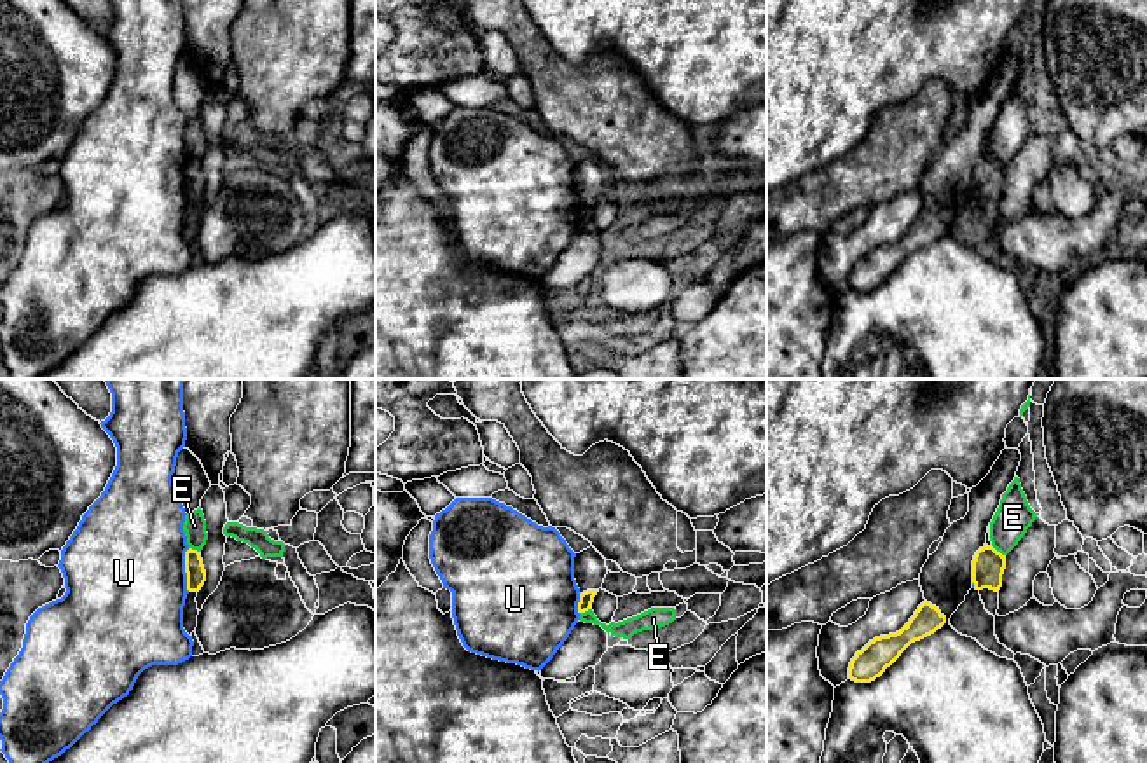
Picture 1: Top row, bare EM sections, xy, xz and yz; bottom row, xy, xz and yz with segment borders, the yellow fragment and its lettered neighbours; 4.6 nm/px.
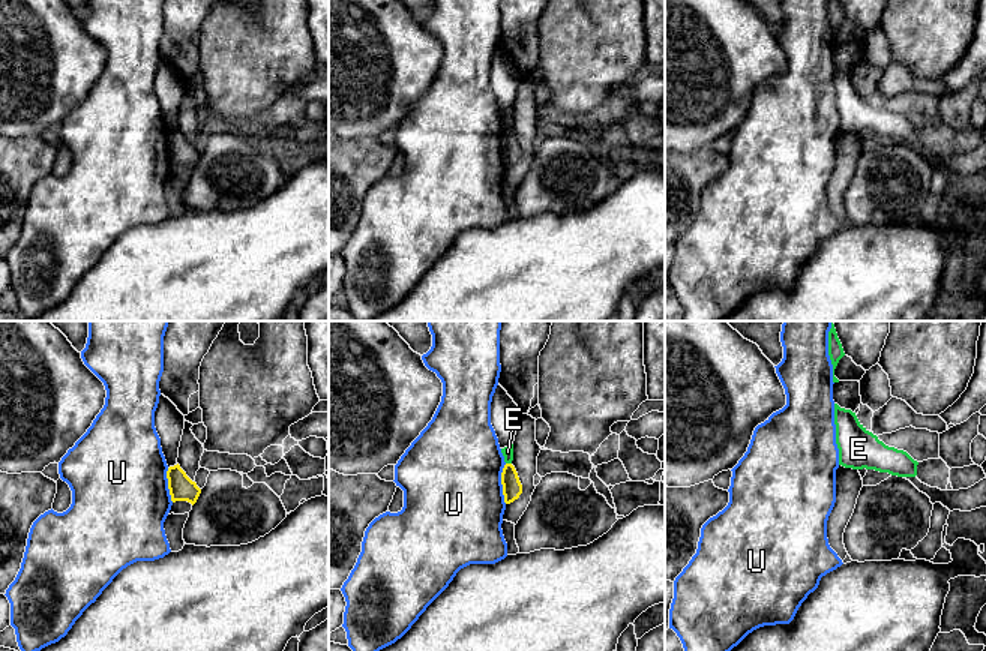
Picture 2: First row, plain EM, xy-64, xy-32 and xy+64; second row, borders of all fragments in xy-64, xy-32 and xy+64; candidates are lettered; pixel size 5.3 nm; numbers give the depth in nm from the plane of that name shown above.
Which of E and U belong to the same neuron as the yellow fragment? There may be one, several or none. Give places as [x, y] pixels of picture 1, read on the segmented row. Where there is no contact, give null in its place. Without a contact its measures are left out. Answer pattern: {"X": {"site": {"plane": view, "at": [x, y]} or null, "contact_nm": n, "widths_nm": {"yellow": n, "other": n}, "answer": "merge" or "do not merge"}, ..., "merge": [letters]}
{"E": {"site": {"plane": "yz", "at": [999, 552]}, "contact_nm": 80, "widths_nm": {"yellow": 150, "other": 170}, "answer": "do not merge"}, "U": {"site": {"plane": "xy", "at": [185, 570]}, "contact_nm": 200, "widths_nm": {"yellow": 90, "other": 500}, "answer": "do not merge"}, "merge": []}

